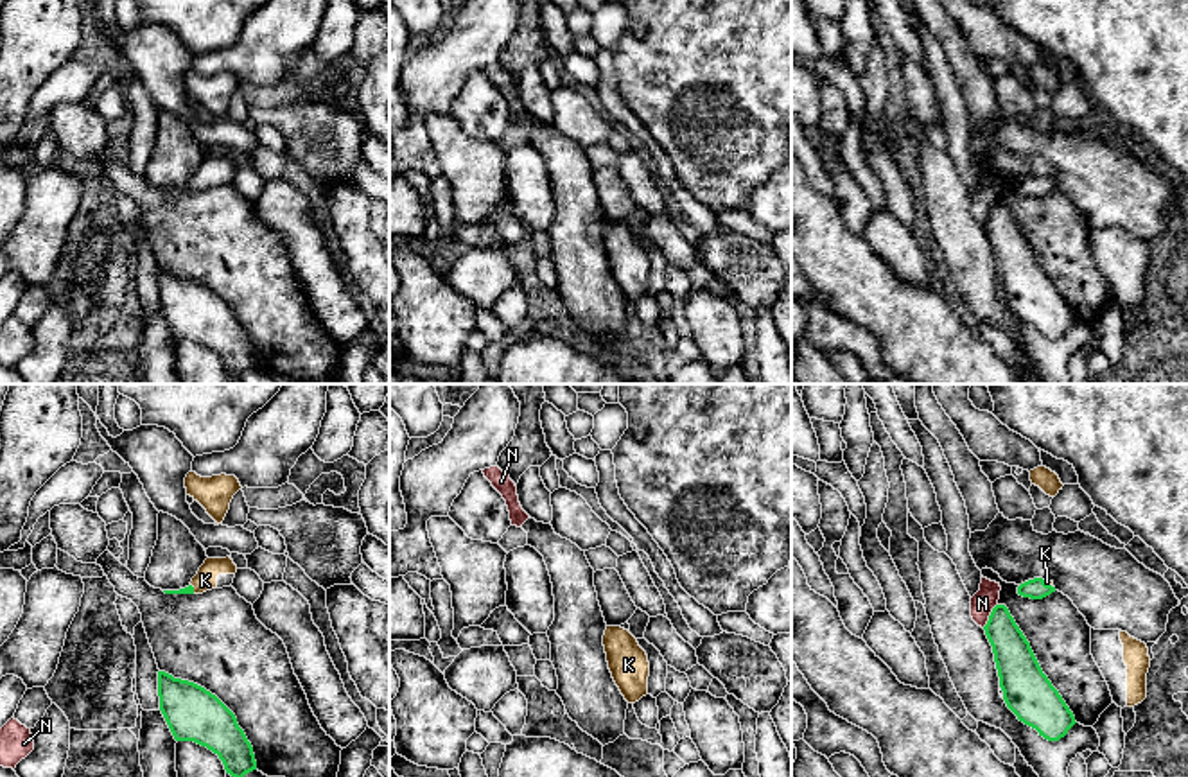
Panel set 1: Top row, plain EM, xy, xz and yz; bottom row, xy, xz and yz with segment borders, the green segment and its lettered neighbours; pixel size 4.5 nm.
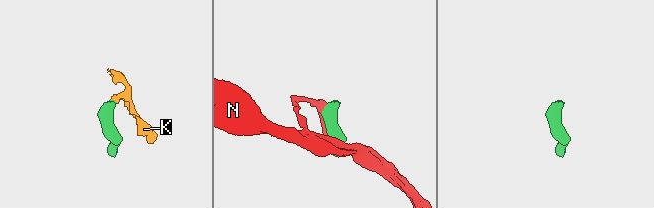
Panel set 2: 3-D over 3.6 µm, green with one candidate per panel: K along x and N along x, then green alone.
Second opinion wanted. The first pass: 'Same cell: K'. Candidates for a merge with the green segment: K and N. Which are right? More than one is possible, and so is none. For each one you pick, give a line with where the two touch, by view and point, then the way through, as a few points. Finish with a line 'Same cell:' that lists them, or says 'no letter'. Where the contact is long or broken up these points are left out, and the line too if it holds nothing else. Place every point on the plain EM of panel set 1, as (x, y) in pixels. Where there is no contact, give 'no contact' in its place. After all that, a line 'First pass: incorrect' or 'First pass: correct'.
K: contact yz (1048, 183); way yz (1036, 187), (1048, 183), (1047, 180)
Same cell: K
First pass: correct

